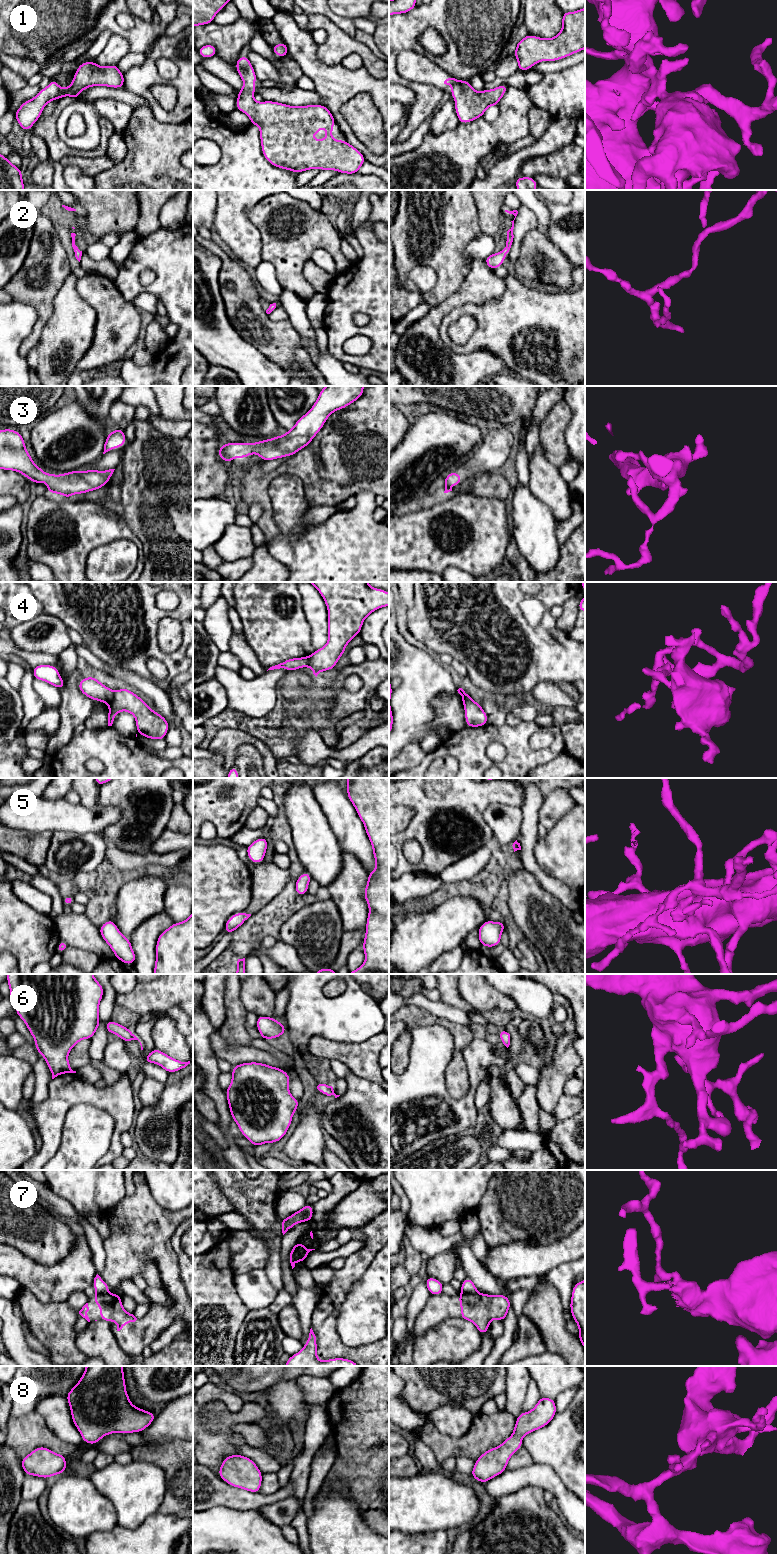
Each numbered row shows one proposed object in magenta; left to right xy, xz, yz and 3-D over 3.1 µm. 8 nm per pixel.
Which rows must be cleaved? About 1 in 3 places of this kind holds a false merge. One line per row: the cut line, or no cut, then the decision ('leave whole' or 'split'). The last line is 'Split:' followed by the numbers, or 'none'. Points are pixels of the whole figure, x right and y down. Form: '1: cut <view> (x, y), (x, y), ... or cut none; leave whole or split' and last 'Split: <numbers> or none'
1: cut none; leave whole
2: cut none; leave whole
3: cut none; leave whole
4: cut xy (114, 692), (113, 699), (109, 704); split
5: cut none; leave whole
6: cut none; leave whole
7: cut xz (292, 1248), (304, 1260); split
8: cut none; leave whole
Split: 4, 7

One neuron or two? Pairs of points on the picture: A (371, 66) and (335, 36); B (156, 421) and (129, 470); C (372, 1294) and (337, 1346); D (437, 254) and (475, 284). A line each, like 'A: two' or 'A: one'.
A: one
B: two
C: two
D: two

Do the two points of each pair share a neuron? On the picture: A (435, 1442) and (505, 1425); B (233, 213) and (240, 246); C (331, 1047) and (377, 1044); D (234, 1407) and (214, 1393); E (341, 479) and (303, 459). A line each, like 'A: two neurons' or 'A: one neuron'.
A: one neuron
B: one neuron
C: one neuron
D: one neuron
E: one neuron

